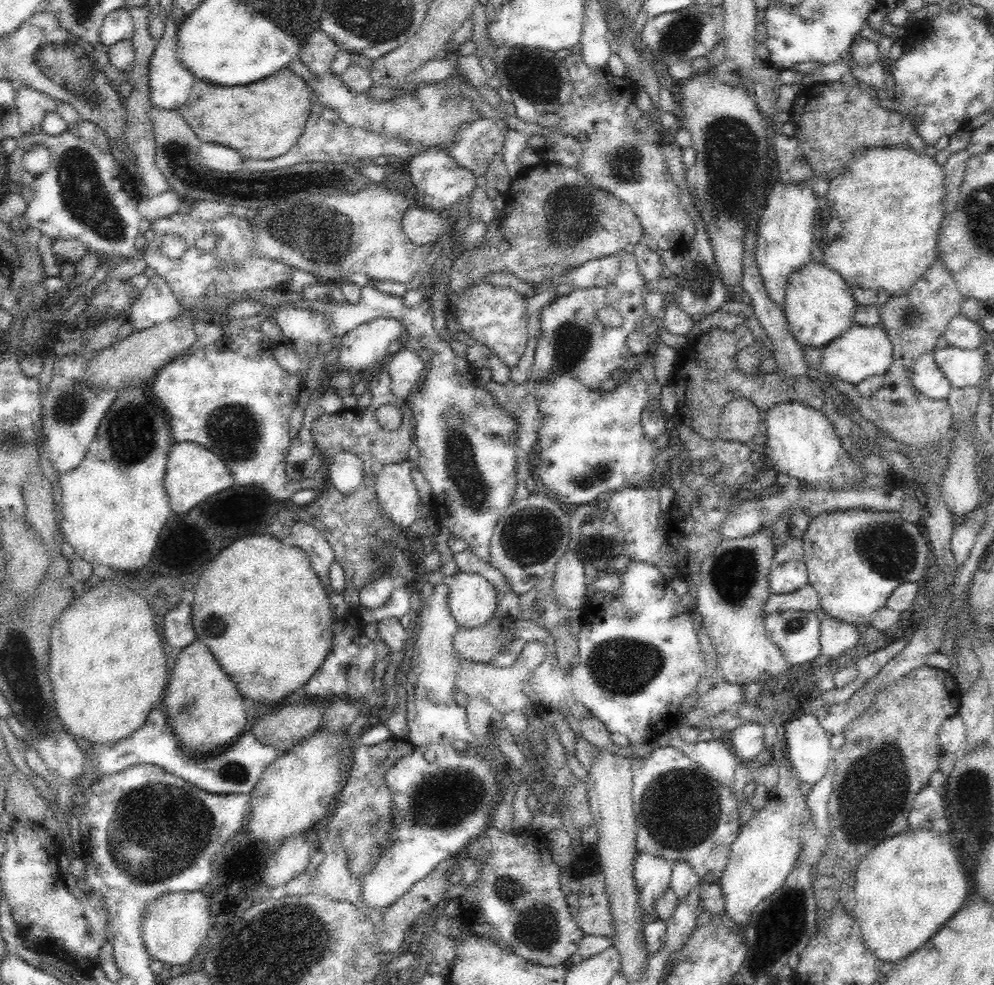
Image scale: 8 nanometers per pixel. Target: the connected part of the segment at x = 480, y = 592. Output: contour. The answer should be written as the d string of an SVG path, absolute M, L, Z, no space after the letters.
M461 571L443 576L448 586L448 608L458 626L478 628L492 618L500 596L494 586L480 574Z

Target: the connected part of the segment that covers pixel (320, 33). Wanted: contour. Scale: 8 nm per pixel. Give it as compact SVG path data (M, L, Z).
M316 28L300 48L300 60L315 75L329 70L336 53L340 50L336 41L332 40L322 29Z

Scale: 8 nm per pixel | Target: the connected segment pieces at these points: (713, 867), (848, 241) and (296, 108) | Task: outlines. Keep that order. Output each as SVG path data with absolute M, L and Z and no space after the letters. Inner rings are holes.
M672 746L656 747L648 758L628 758L633 769L632 800L636 818L638 852L656 854L665 859L683 860L692 865L702 882L720 882L729 859L729 850L740 832L737 808L740 800L710 777L704 768Z
M904 146L872 147L857 150L844 172L829 181L823 204L834 211L842 221L842 232L824 248L822 264L838 272L851 287L880 289L892 295L910 290L939 258L937 237L945 218L944 167L934 159L932 152L920 153Z
M284 66L274 74L268 76L268 80L260 80L256 84L244 84L244 86L216 86L197 79L186 104L178 108L178 111L193 128L198 138L230 146L242 152L246 158L273 159L282 156L296 144L304 130L307 118L310 116L310 107L313 105L312 92L308 83L289 67Z

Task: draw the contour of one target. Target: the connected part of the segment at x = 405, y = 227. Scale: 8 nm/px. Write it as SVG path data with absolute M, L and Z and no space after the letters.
M423 206L409 208L402 216L402 233L418 247L437 242L441 234L449 231L450 221L444 220L441 212Z

